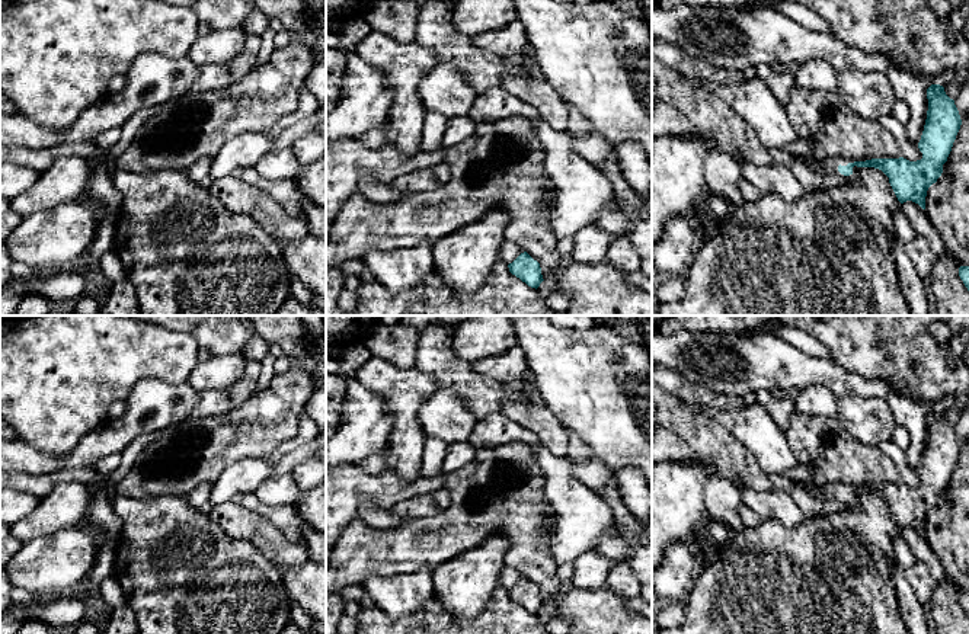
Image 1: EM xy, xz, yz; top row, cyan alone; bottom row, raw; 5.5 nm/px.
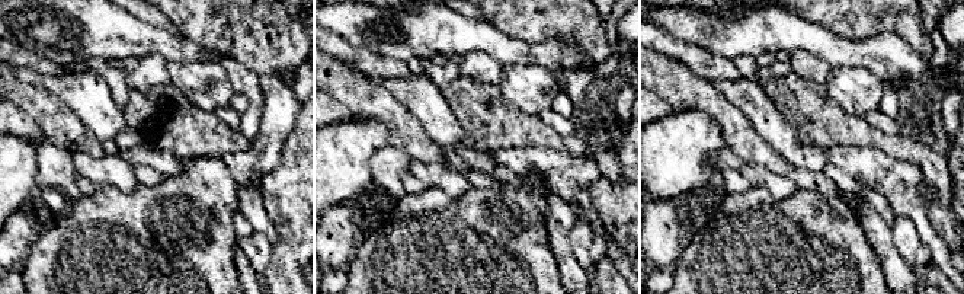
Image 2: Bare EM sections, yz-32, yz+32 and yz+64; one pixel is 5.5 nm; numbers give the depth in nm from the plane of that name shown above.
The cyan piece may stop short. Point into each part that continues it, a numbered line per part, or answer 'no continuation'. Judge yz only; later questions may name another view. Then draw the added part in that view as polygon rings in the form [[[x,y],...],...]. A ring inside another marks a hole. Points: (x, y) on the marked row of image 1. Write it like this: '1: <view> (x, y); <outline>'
1: yz (827, 167); [[[803,154],[802,157],[797,157],[797,160],[808,166],[809,169],[815,170],[816,173],[829,177],[829,176],[837,176],[837,177],[844,177],[847,180],[853,180],[858,177],[858,173],[863,167],[853,167],[853,173],[850,176],[844,176],[838,172],[838,166],[847,166],[848,163],[854,163],[854,160],[845,160],[841,157],[828,157],[824,160],[815,160],[809,157],[808,154]]]

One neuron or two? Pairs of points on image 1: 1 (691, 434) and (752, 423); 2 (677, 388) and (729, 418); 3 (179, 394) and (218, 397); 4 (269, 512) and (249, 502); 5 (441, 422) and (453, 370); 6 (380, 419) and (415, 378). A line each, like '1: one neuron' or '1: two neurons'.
1: two neurons
2: two neurons
3: two neurons
4: one neuron
5: two neurons
6: two neurons

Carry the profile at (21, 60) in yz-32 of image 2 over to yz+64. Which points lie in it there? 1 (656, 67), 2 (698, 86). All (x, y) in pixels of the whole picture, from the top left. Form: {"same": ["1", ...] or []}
{"same": []}

